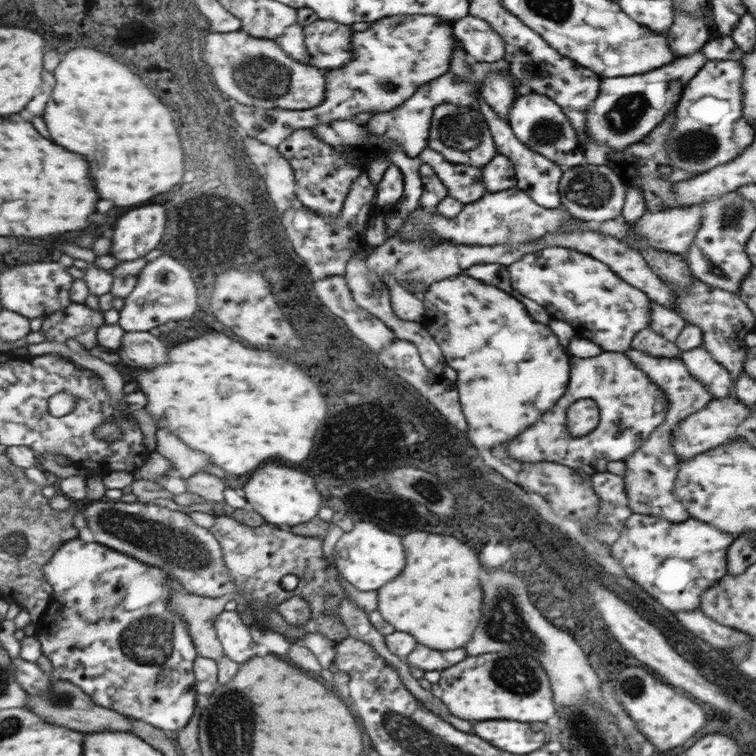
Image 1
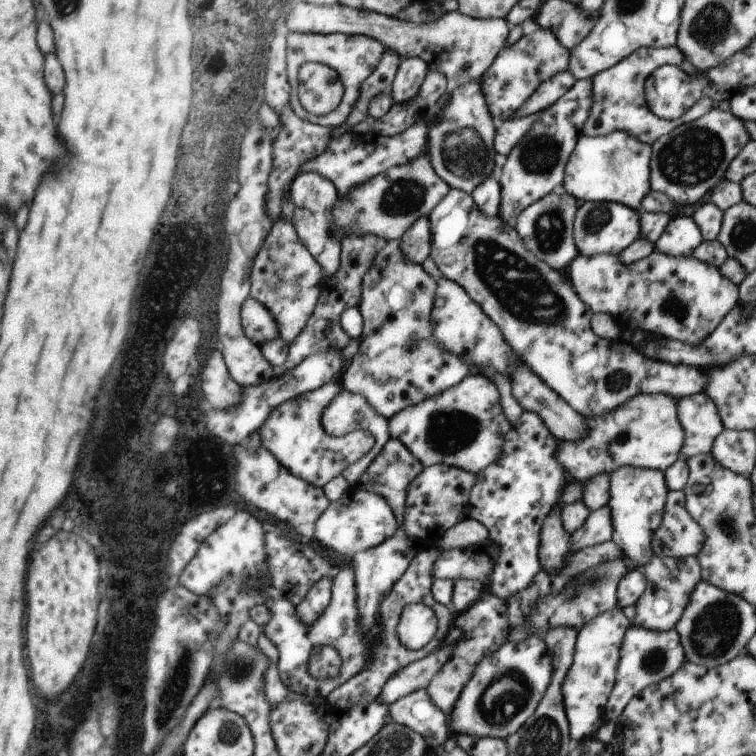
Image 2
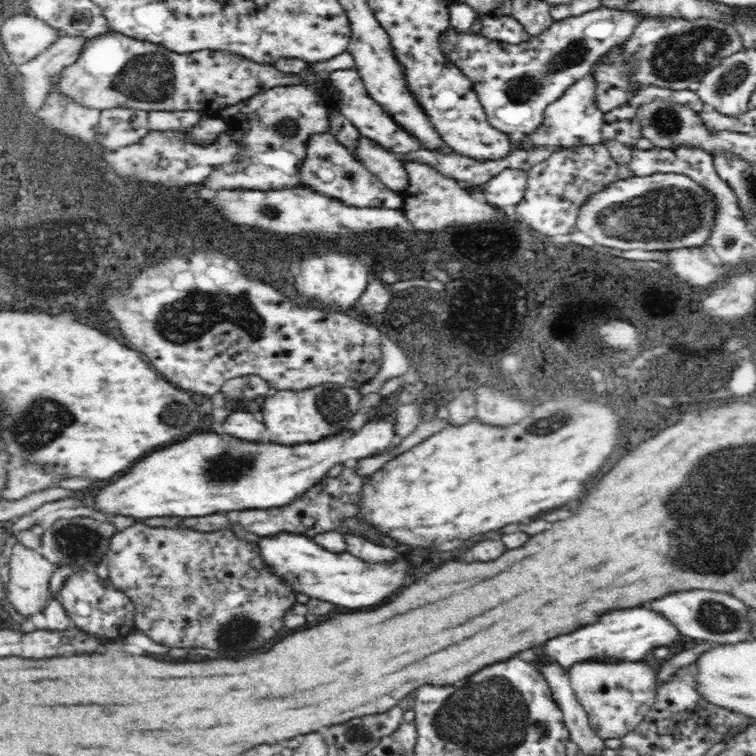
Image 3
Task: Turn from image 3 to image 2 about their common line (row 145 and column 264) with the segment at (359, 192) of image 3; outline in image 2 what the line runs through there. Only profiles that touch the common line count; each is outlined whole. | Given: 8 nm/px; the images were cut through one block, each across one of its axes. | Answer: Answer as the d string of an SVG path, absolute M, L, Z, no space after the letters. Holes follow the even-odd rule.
M247 298L241 304L241 326L245 336L255 342L257 346L269 340L279 338L279 330L277 330L277 322L271 316L271 312L257 300Z

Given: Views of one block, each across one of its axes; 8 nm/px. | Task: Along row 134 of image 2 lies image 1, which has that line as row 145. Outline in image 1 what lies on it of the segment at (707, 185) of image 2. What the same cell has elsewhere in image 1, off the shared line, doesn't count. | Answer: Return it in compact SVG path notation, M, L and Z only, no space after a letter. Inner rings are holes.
M717 60L705 62L685 84L675 106L675 126L665 140L667 164L673 166L673 170L685 170L699 176L711 168L729 164L753 144L755 132L743 120L743 80L745 66L741 66L741 60Z

